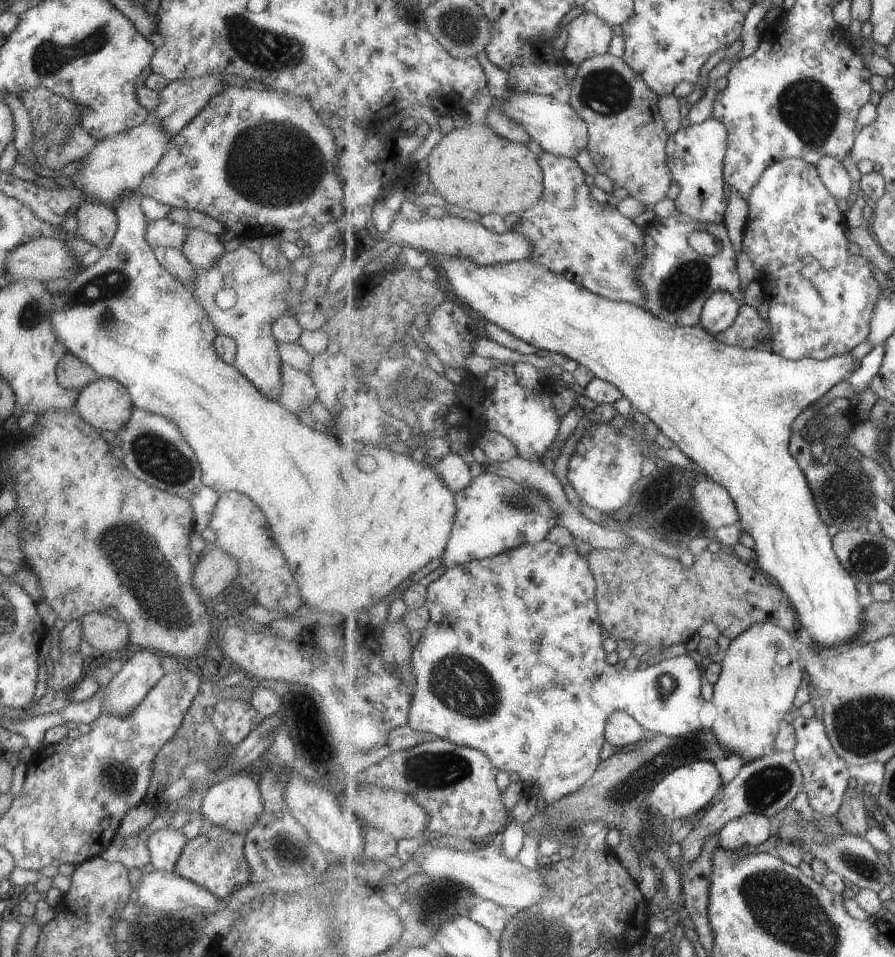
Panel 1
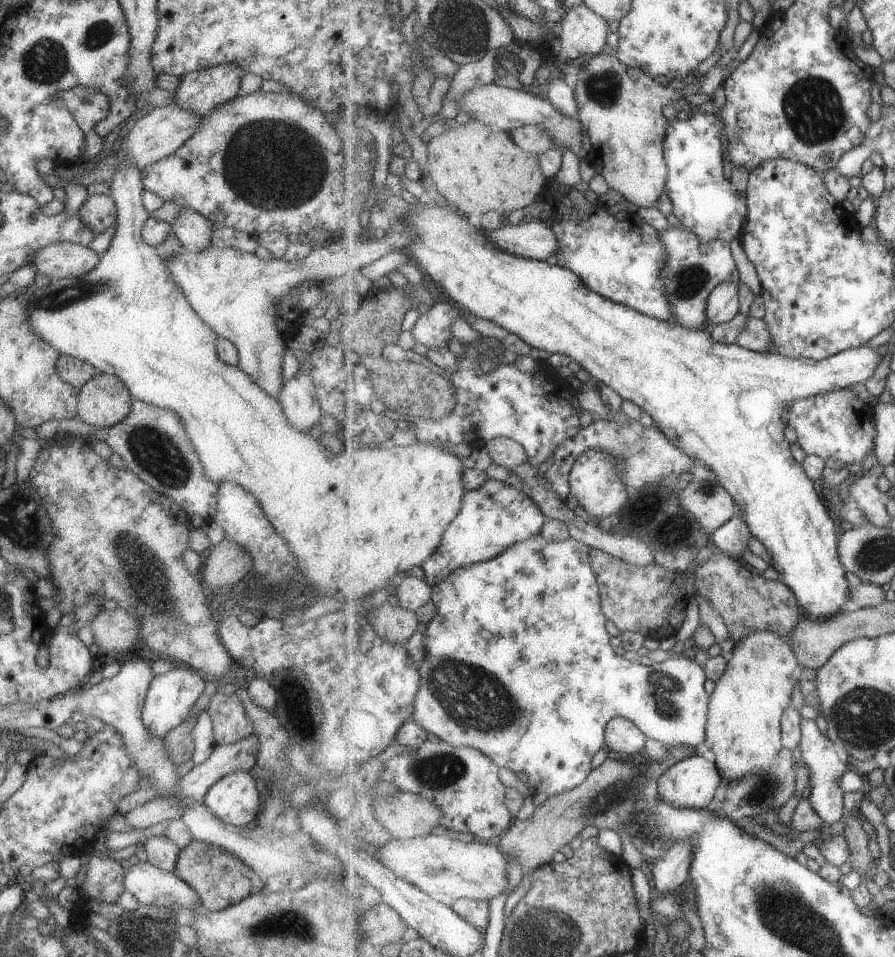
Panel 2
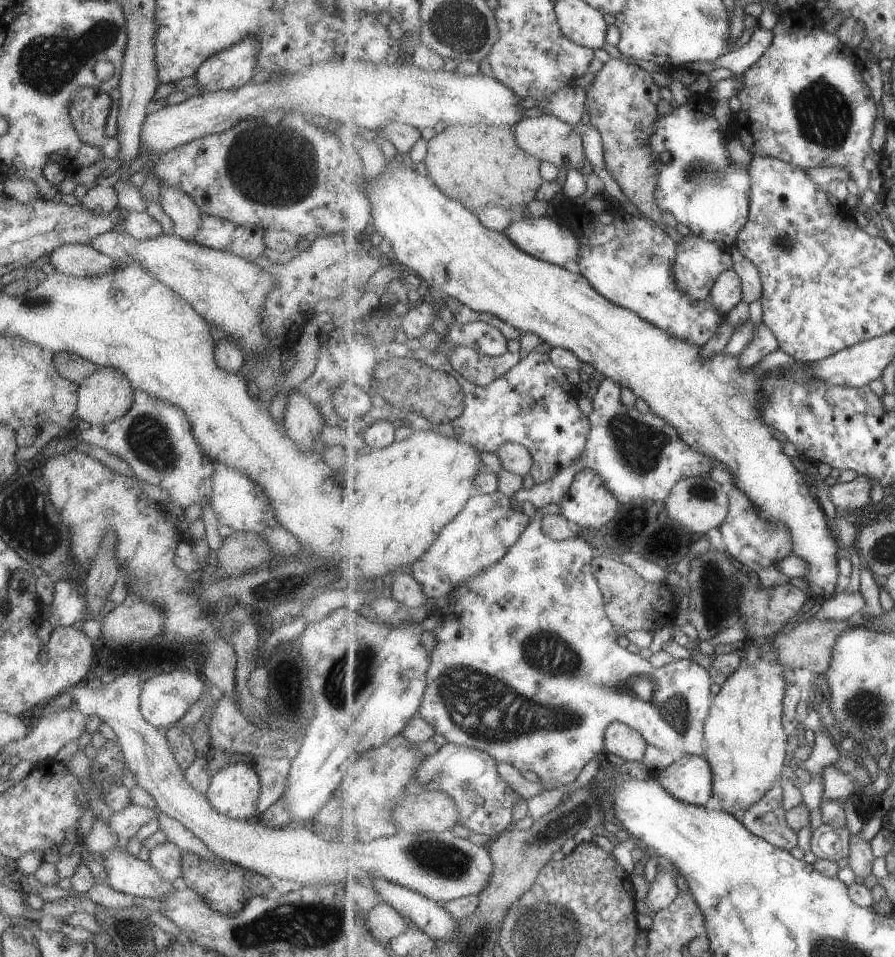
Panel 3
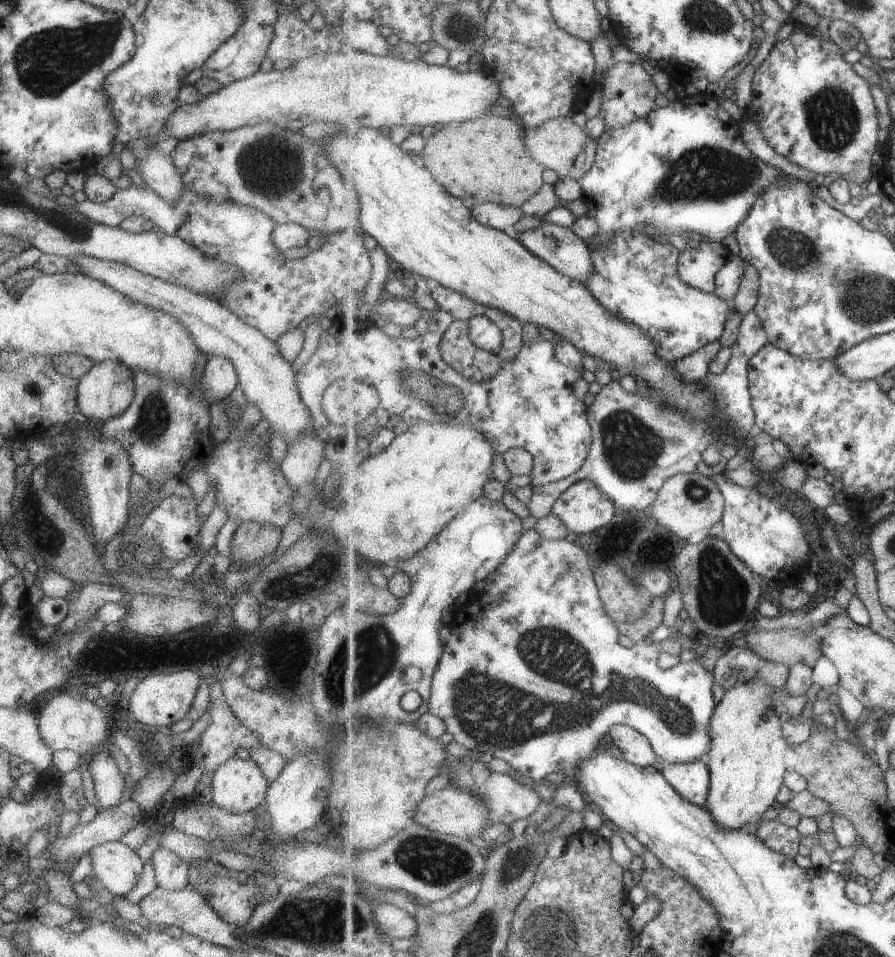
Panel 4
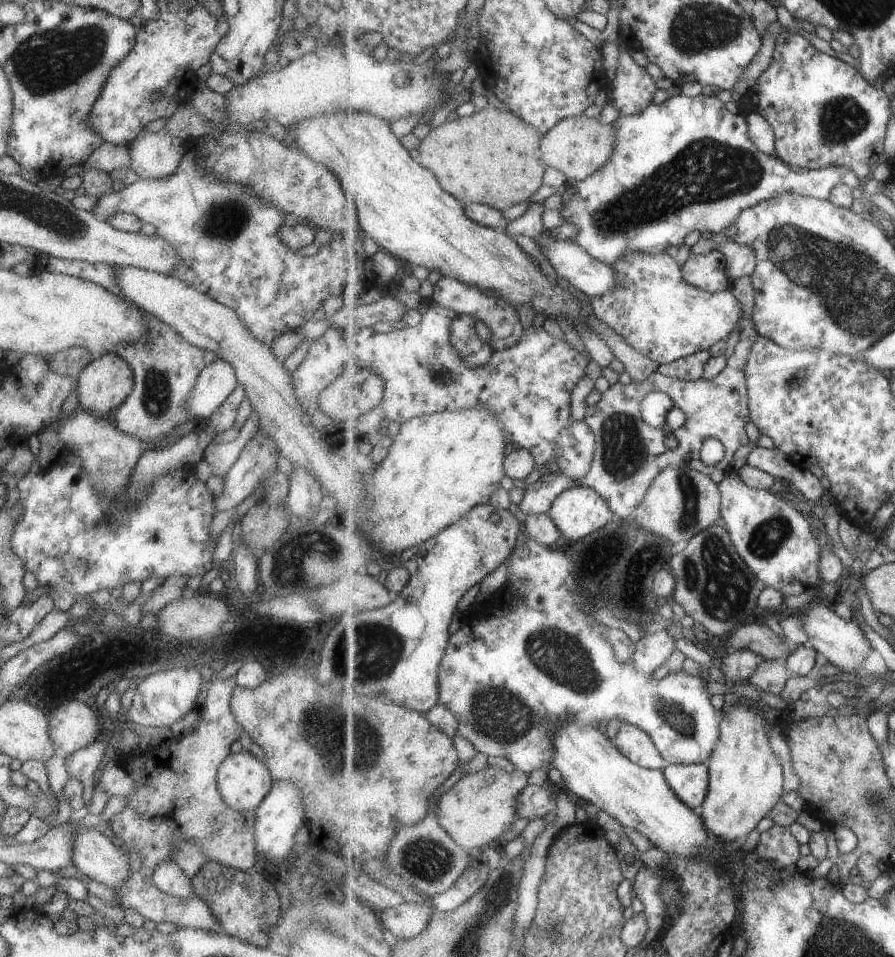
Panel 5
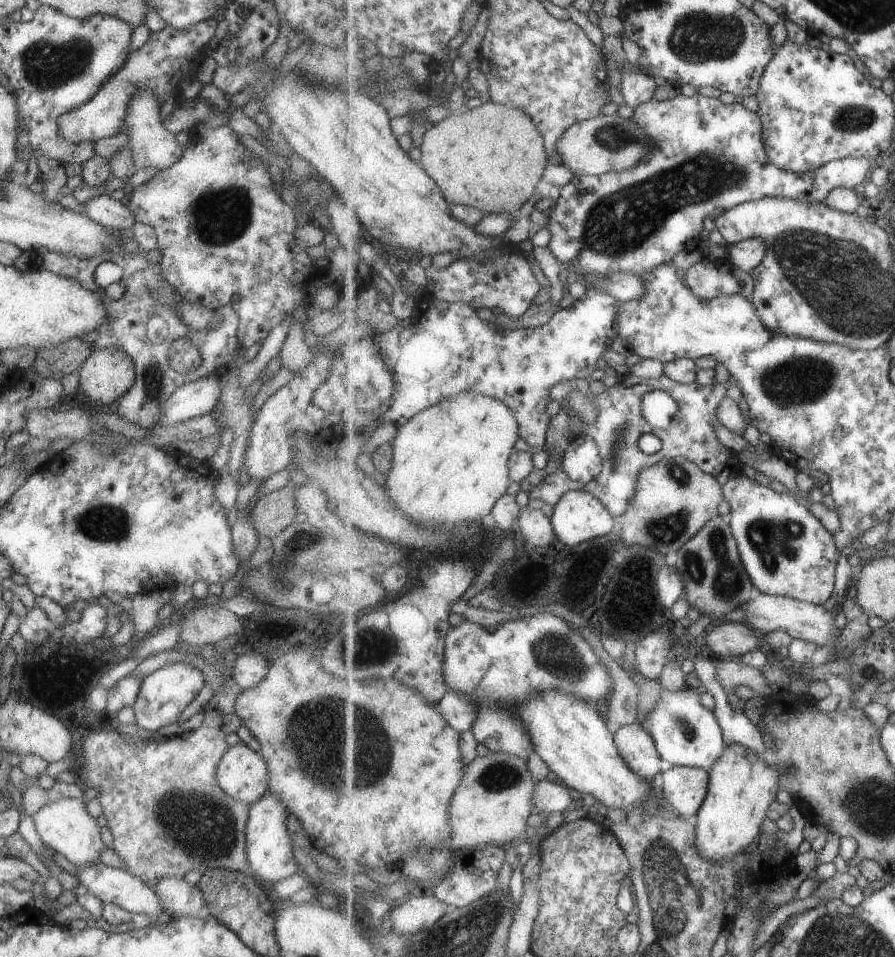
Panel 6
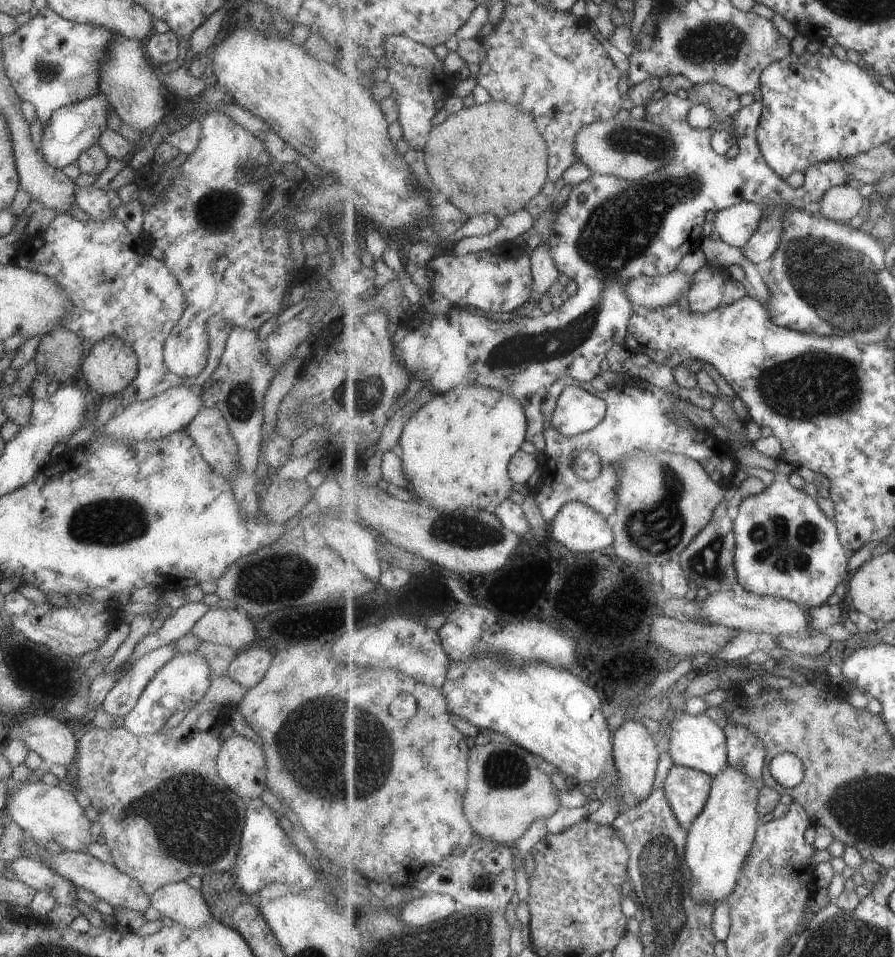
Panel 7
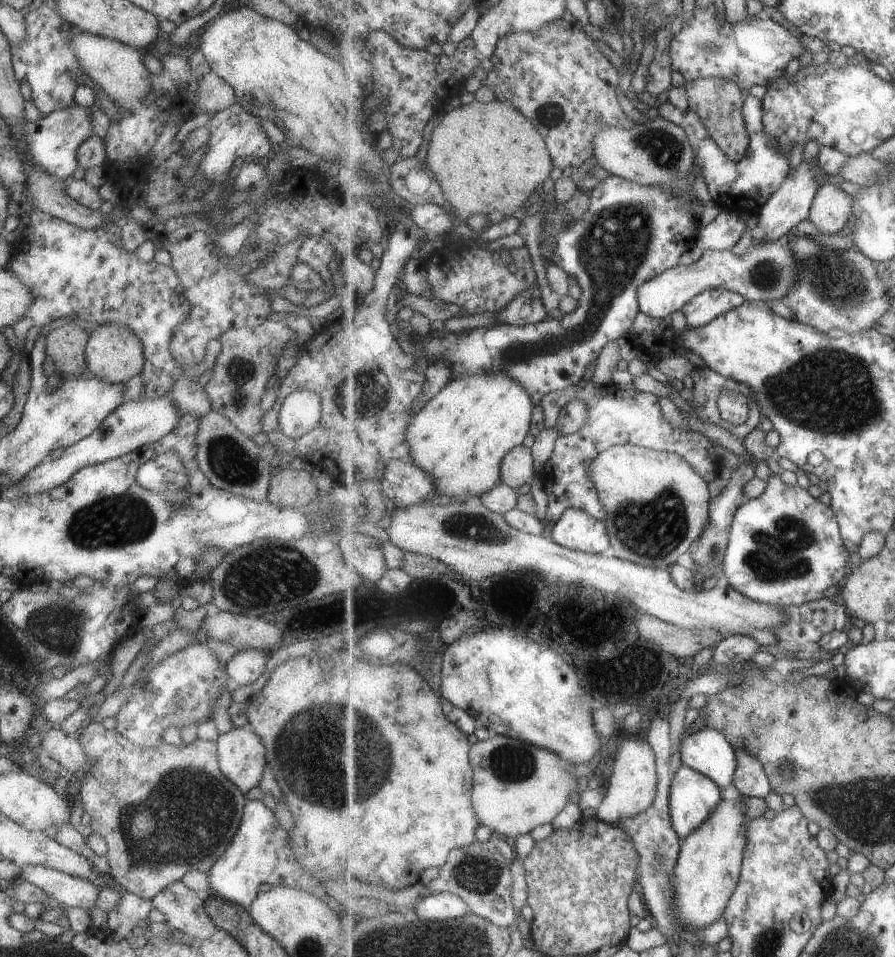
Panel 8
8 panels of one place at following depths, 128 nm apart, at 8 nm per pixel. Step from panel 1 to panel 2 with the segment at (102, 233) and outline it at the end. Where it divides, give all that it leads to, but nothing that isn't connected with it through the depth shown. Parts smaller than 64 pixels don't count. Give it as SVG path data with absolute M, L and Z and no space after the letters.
M94 192L88 196L79 209L79 217L94 234L102 234L110 226L116 224L116 204L110 193Z

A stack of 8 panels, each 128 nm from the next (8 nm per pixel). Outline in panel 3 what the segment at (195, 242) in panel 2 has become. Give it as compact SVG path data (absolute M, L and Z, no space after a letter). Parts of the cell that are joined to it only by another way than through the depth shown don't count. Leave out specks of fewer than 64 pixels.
M162 184L161 190L159 203L174 222L174 235L178 235L182 240L194 242L203 212L180 188Z

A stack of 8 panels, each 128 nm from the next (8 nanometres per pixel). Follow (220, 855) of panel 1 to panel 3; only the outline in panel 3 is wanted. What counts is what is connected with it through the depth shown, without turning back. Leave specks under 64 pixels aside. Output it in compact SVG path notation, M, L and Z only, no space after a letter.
M194 852L183 853L182 874L180 884L195 890L198 896L205 900L210 908L222 914L238 914L244 904L254 896L268 896L273 891L268 877L246 870L237 864L221 859L220 857L210 860L202 858Z

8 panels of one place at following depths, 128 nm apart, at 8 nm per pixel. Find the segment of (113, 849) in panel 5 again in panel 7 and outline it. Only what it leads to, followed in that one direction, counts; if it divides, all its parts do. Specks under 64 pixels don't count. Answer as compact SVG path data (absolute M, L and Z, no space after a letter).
M28 782L20 784L8 798L8 804L4 809L26 834L30 834L38 842L45 843L54 840L64 850L70 852L84 852L86 846L94 844L90 822L84 808L80 806L72 790L64 786L50 786L40 782Z

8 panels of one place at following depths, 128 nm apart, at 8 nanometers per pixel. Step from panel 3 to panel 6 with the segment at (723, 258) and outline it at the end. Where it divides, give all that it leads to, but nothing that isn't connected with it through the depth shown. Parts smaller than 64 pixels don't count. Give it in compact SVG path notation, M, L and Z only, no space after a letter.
M710 256L703 257L687 270L686 282L702 300L714 300L742 292L741 280L738 280L729 259L717 261Z

